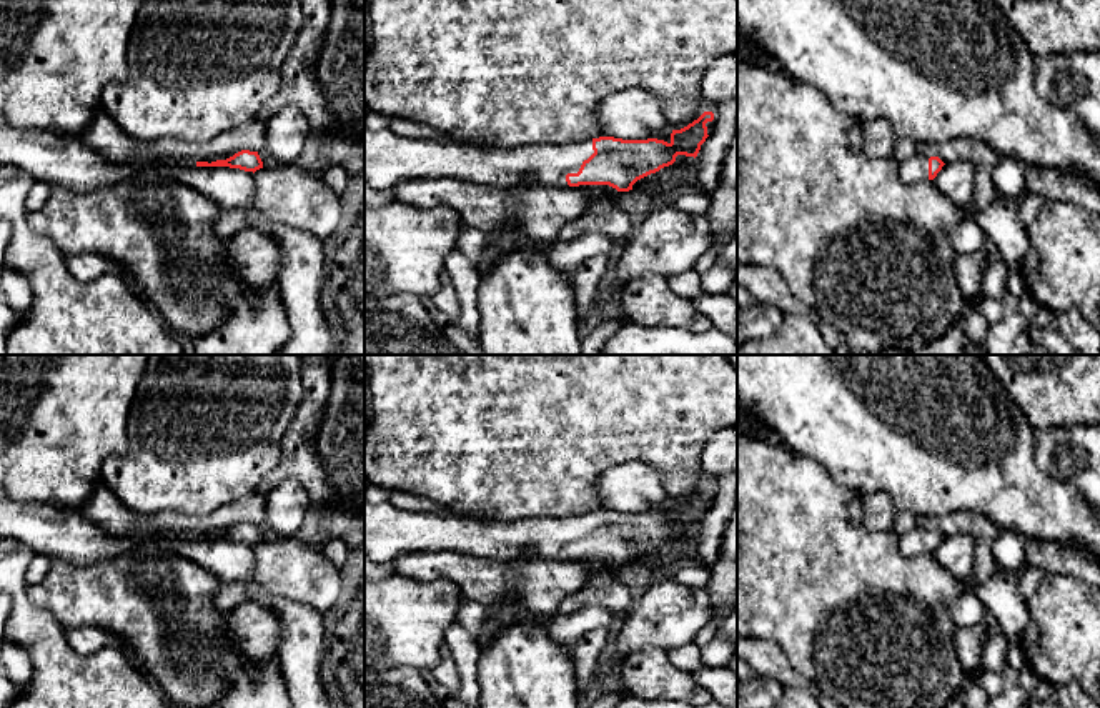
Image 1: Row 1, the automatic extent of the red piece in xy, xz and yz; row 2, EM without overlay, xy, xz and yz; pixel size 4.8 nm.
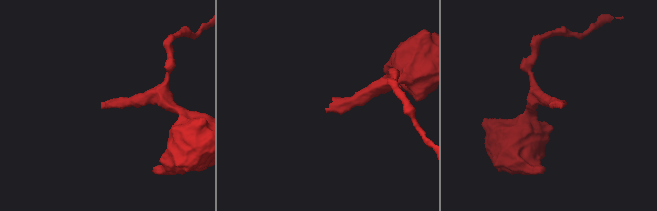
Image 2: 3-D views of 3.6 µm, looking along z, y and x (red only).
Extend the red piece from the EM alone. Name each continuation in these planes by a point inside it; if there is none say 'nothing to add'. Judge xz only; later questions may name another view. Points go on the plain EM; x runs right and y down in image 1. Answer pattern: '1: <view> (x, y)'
1: xz (390, 532)

